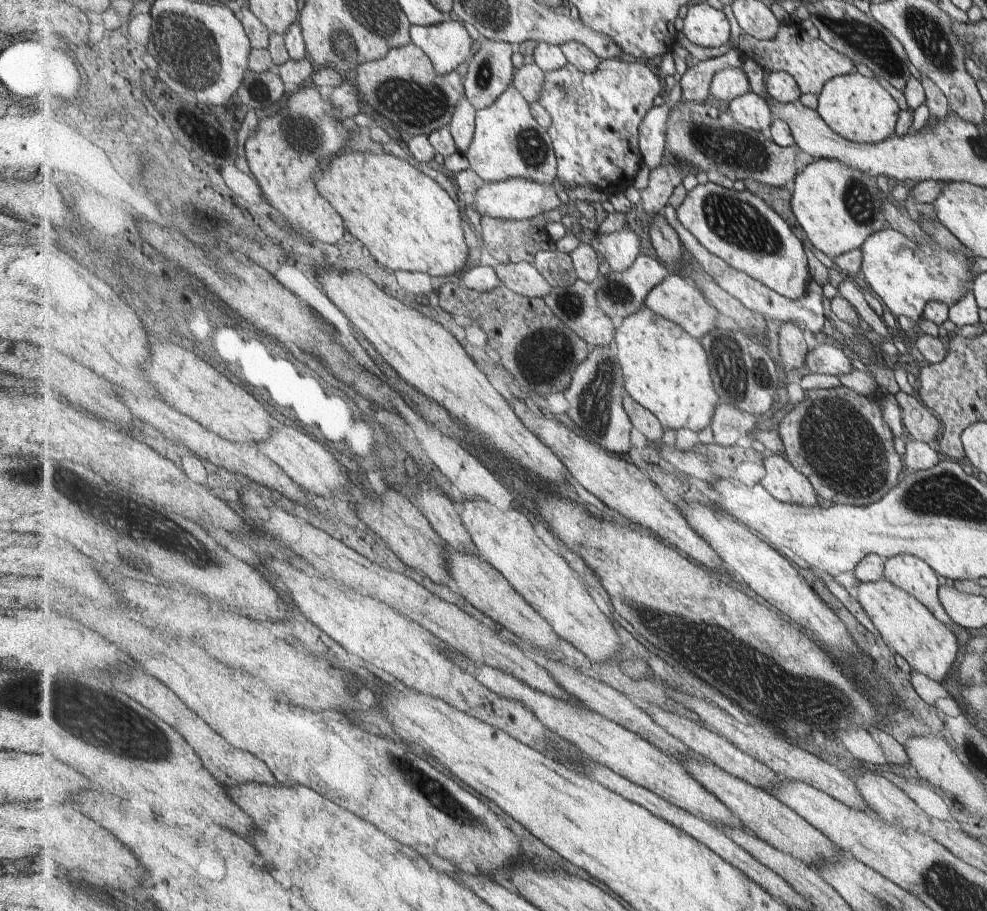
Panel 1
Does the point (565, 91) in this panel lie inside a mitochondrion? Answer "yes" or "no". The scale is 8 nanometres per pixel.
yes

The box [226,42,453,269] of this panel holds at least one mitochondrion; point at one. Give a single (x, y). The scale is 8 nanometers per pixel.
(412, 102)

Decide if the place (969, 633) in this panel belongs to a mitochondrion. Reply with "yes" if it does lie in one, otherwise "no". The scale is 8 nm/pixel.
no

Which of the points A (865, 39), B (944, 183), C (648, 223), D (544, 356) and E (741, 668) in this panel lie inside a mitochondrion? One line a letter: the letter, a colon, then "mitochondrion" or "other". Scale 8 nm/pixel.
A: mitochondrion
B: other
C: other
D: mitochondrion
E: mitochondrion

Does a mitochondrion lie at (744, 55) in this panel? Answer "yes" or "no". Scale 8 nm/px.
no

